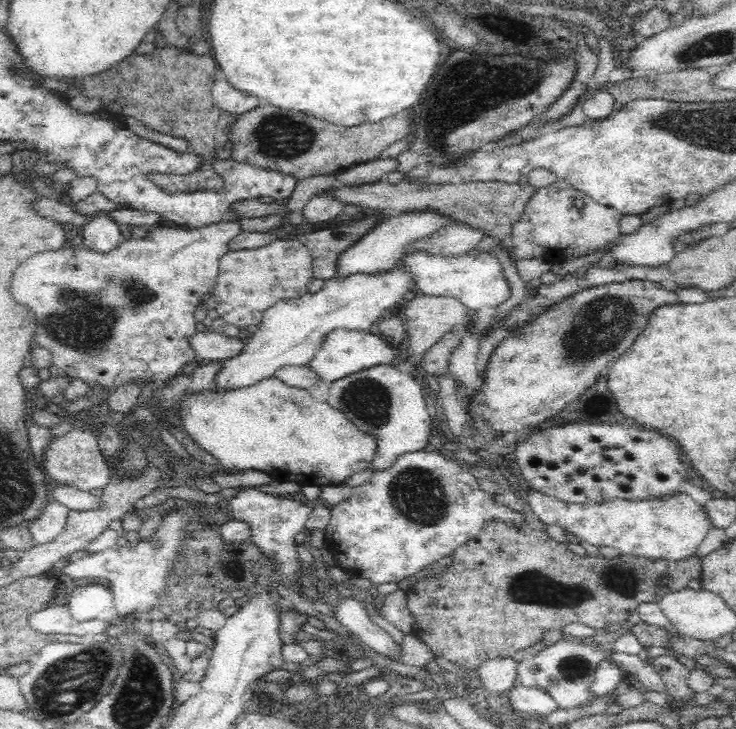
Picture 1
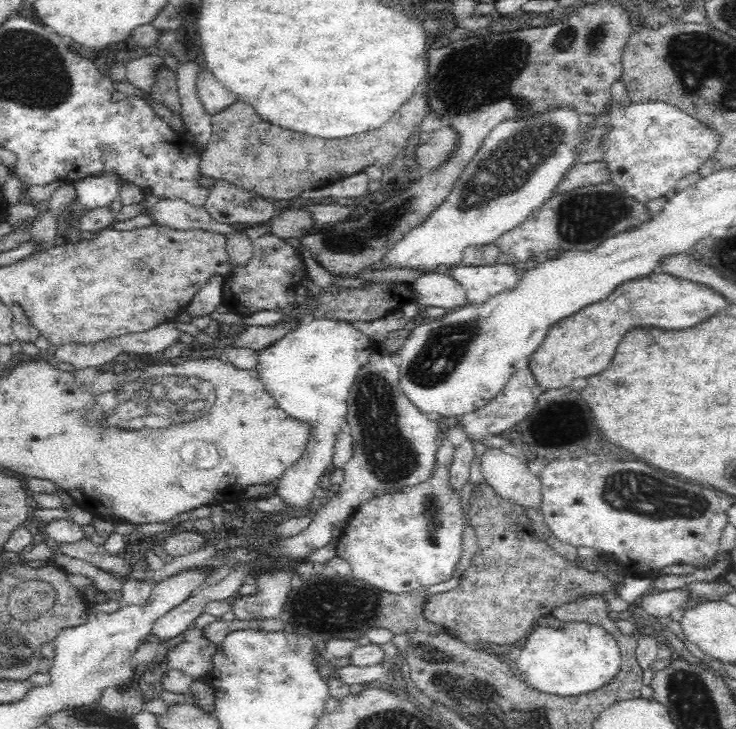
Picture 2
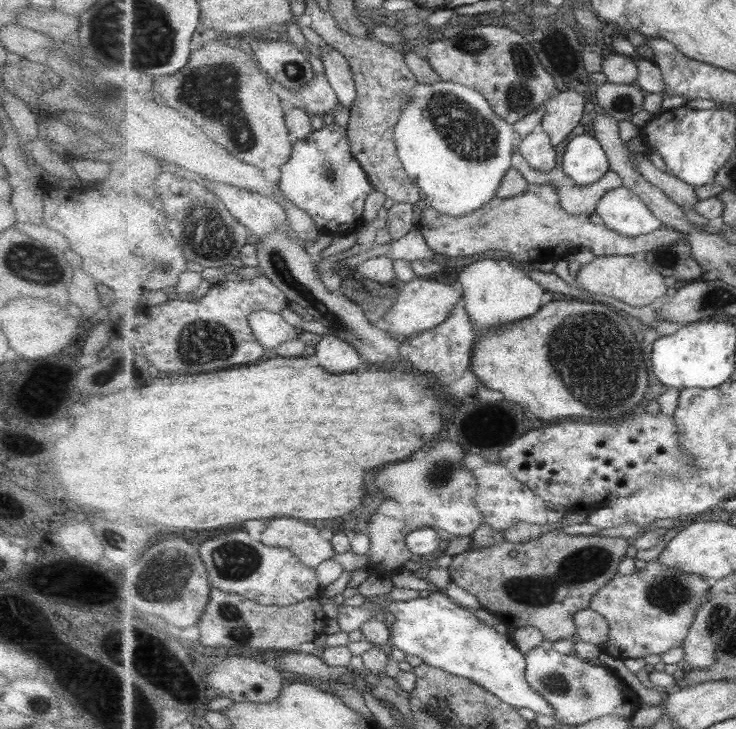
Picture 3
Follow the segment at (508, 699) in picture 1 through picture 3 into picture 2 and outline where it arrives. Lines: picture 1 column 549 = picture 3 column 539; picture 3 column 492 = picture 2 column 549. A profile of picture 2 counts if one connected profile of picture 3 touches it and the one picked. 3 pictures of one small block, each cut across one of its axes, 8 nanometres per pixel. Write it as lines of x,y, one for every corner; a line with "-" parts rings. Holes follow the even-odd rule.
569,620
562,628
536,625
527,634
524,648
514,666
527,683
536,689
560,696
572,696
587,693
608,684
621,669
621,650
616,639
604,627
590,621

